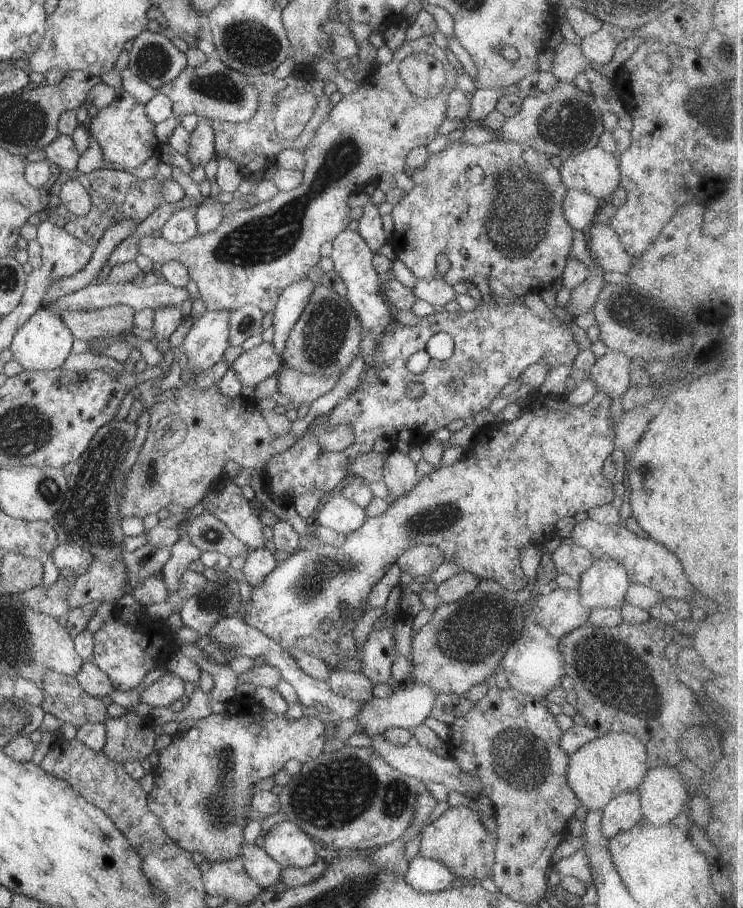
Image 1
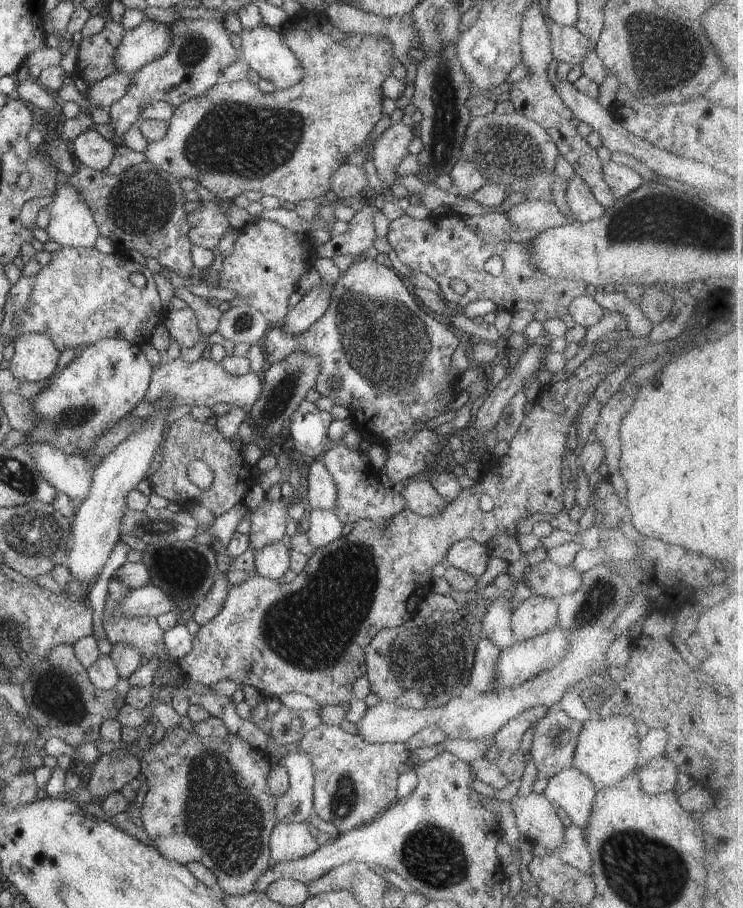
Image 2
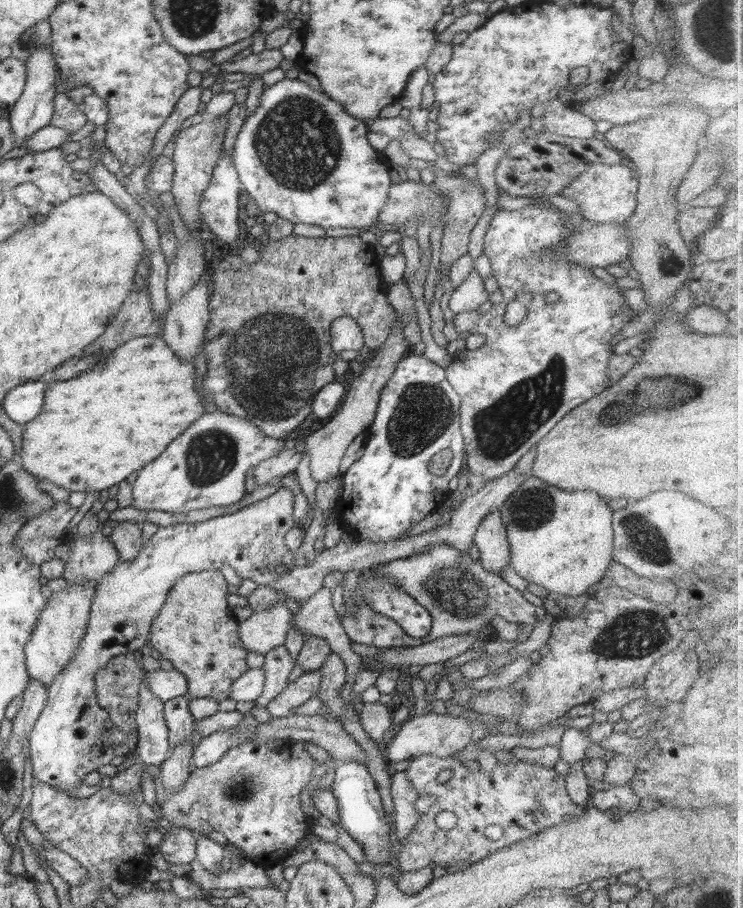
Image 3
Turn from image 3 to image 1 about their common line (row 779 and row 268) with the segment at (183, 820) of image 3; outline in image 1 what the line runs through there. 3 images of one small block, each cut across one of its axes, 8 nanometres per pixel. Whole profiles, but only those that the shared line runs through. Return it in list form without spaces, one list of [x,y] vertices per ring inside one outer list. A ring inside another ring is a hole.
[[[408,40],[402,42],[402,45],[394,53],[394,57],[388,64],[374,64],[369,75],[367,75],[360,84],[360,88],[356,92],[344,95],[344,97],[330,110],[330,113],[323,119],[322,124],[316,130],[312,141],[309,143],[307,148],[303,151],[304,157],[306,158],[306,166],[304,166],[303,180],[302,183],[293,190],[290,191],[280,191],[277,196],[274,196],[271,200],[258,202],[247,209],[242,209],[227,215],[223,218],[222,222],[218,228],[212,233],[207,233],[204,235],[197,235],[195,238],[184,242],[183,244],[171,244],[167,242],[162,237],[152,238],[152,236],[146,236],[138,242],[138,254],[148,257],[152,263],[158,262],[158,264],[164,264],[167,261],[174,260],[181,263],[188,272],[188,278],[193,280],[198,285],[198,292],[200,293],[200,299],[204,301],[207,311],[236,311],[245,305],[253,305],[260,308],[265,314],[268,312],[273,312],[275,310],[278,298],[280,294],[284,291],[284,288],[299,282],[300,280],[307,278],[307,273],[312,267],[316,267],[322,259],[320,254],[320,248],[325,242],[334,241],[336,236],[339,236],[343,231],[347,230],[348,225],[351,222],[350,212],[351,208],[348,206],[348,200],[353,193],[364,192],[364,190],[369,185],[378,184],[379,180],[387,172],[388,174],[396,174],[398,172],[404,171],[405,163],[409,152],[416,148],[417,146],[428,146],[430,142],[434,141],[438,136],[438,128],[447,118],[448,104],[447,100],[449,93],[456,89],[457,84],[457,73],[448,72],[447,80],[444,89],[433,98],[421,98],[416,97],[412,92],[407,90],[407,87],[401,82],[400,74],[398,71],[398,66],[400,62],[408,55],[413,54],[414,50],[422,50],[422,42],[420,40],[414,40],[414,42],[409,42]]]

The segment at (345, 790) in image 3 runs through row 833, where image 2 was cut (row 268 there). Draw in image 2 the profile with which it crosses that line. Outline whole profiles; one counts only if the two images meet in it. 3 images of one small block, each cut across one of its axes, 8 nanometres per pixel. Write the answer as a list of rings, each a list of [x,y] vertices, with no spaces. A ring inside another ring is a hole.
[[[363,257],[354,260],[350,268],[340,274],[339,280],[331,286],[326,313],[309,330],[299,336],[288,337],[281,326],[269,327],[260,343],[263,344],[265,360],[271,364],[283,360],[297,349],[321,361],[315,390],[322,397],[329,397],[336,405],[348,409],[356,430],[362,436],[368,435],[370,444],[387,448],[390,457],[381,475],[386,483],[398,488],[408,479],[426,475],[439,461],[443,447],[437,436],[440,429],[428,430],[425,423],[444,414],[448,402],[457,392],[455,381],[458,378],[455,376],[450,379],[448,371],[460,341],[460,334],[455,328],[451,325],[443,326],[420,309],[403,283],[404,280],[394,270],[378,264],[375,259]],[[410,430],[414,433],[411,440],[400,442],[398,435]]]

